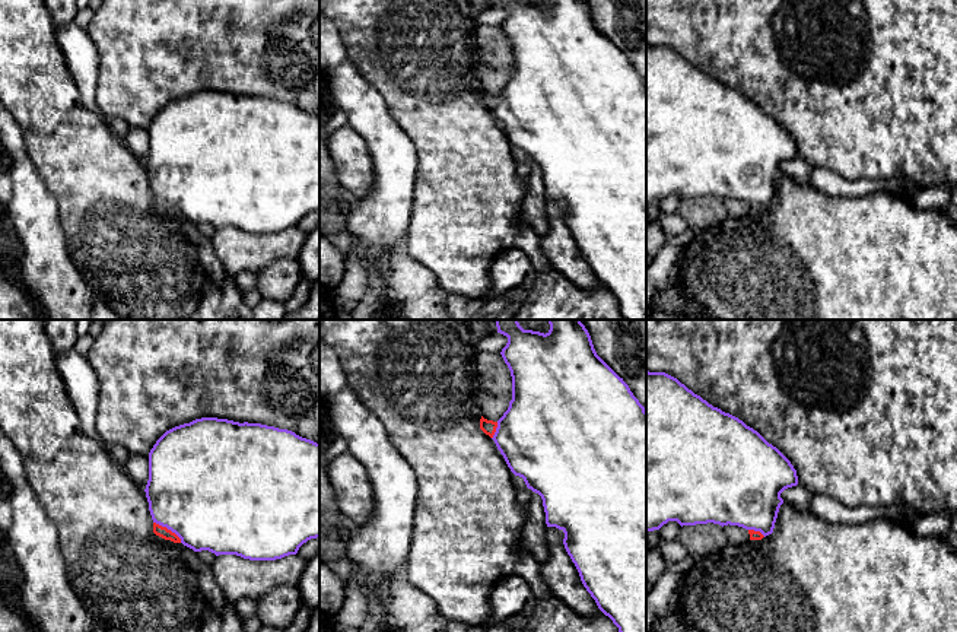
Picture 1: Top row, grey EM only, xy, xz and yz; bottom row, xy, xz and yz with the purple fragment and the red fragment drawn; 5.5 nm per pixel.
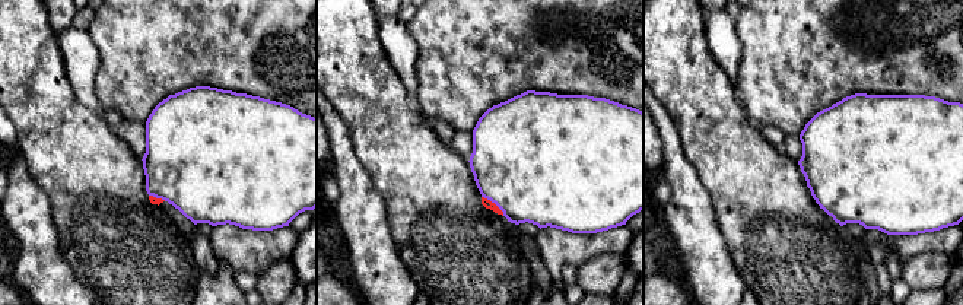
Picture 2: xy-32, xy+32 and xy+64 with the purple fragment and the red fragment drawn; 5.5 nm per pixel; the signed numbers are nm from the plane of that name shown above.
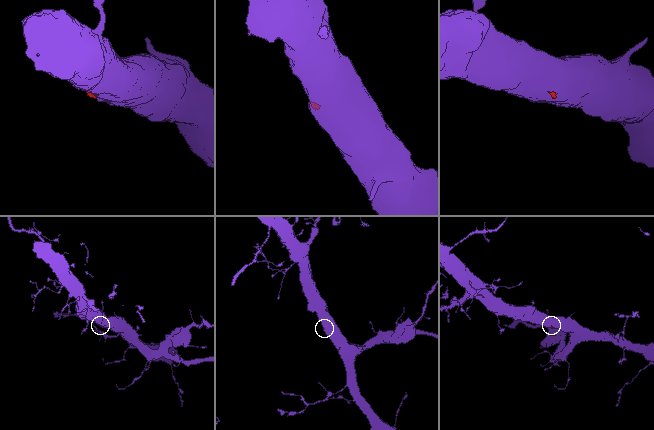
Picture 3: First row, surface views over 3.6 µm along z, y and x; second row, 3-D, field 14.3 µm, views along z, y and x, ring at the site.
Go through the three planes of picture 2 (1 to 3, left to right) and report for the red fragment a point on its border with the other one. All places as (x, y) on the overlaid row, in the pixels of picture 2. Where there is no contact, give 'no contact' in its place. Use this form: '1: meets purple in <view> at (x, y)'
1: meets purple in xy-32 at (158, 197)
2: meets purple in xy+32 at (493, 202)
3: no contact

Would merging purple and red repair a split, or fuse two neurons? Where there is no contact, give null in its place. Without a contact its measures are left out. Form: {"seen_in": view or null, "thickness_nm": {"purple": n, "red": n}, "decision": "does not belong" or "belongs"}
{"seen_in": "xy", "thickness_nm": {"purple": 500, "red": 60}, "decision": "belongs"}

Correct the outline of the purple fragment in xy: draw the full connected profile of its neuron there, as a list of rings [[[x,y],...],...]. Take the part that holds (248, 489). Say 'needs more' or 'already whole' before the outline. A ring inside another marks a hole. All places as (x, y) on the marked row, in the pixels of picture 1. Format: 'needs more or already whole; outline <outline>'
needs more; outline [[[201,417],[166,431],[149,452],[146,498],[153,533],[194,552],[276,560],[319,537],[319,444],[261,423]]]

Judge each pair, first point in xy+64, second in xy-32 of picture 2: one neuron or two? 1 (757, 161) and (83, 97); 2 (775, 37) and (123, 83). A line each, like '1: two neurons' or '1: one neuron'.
1: two neurons
2: one neuron

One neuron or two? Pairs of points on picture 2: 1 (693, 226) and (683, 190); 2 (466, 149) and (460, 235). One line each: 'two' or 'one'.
1: one
2: two

